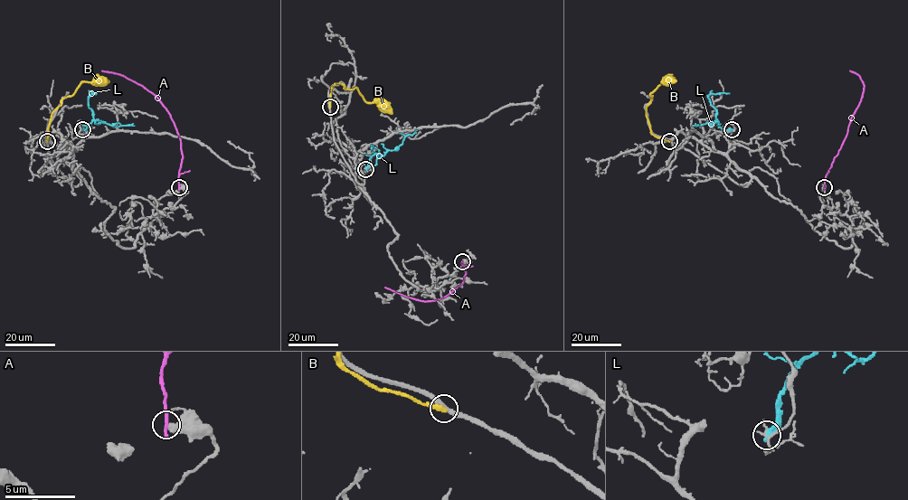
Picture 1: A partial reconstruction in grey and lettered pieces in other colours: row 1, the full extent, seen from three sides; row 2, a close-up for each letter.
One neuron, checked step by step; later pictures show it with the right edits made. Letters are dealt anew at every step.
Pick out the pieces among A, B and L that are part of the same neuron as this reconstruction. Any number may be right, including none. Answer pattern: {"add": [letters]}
{"add": []}

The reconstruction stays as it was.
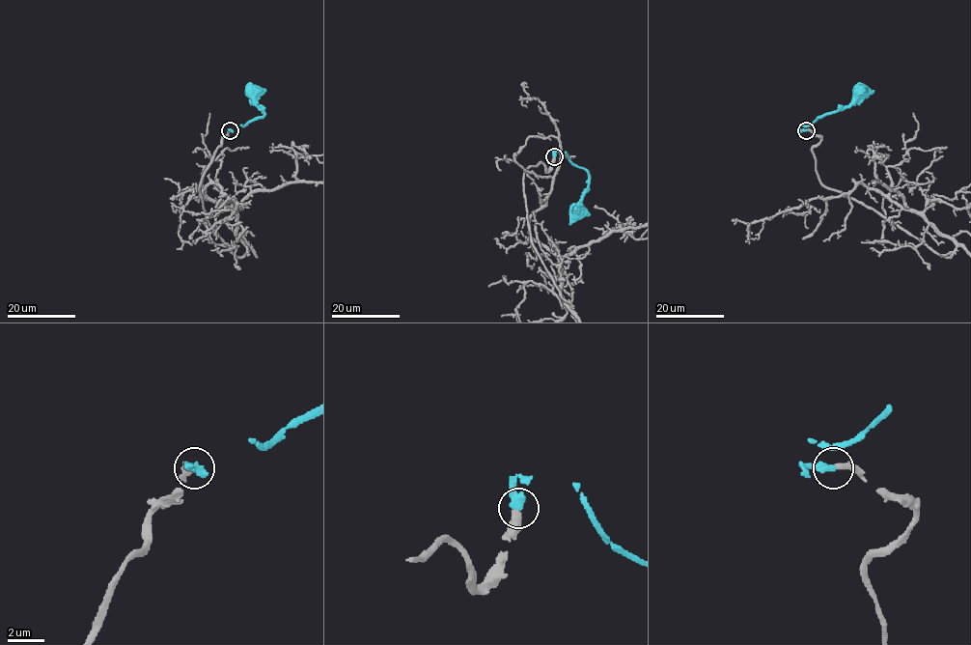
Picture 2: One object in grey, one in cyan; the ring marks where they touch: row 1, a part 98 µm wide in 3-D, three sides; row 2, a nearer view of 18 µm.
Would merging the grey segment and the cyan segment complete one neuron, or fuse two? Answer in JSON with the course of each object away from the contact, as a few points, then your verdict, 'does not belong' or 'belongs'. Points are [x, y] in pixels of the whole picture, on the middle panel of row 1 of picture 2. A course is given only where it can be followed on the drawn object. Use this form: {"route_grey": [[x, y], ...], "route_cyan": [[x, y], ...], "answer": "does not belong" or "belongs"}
{"route_grey": [[554, 156], [523, 174], [523, 194], [568, 307], [560, 259], [613, 231]], "route_cyan": [[554, 156], [555, 152], [565, 152], [569, 159], [587, 172], [588, 185], [578, 210]], "answer": "belongs"}

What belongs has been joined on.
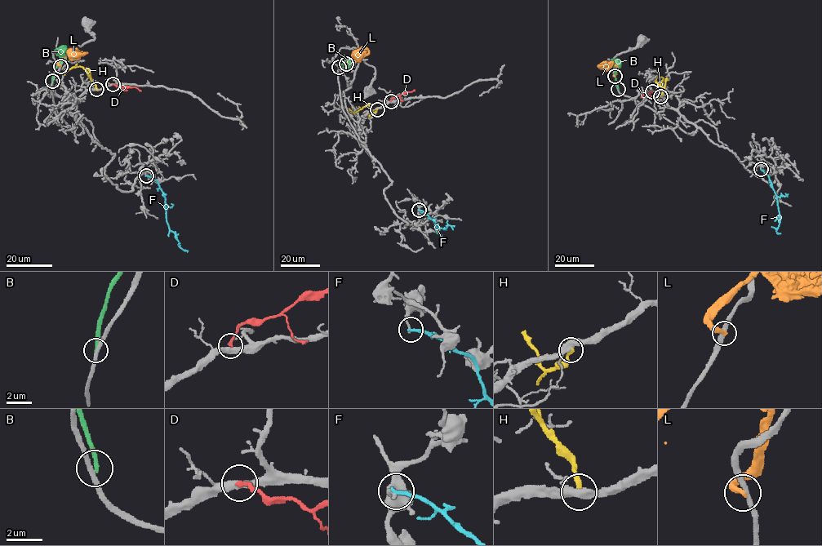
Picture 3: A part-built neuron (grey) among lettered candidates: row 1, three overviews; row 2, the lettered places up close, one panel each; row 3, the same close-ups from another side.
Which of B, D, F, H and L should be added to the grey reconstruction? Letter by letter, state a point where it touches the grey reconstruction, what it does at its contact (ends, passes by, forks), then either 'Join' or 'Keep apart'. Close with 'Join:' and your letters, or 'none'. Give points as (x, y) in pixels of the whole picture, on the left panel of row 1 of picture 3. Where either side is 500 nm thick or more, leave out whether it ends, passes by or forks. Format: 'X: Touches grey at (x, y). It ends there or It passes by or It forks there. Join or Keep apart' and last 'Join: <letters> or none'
B: Touches grey at (52, 81). It ends there. Keep apart
D: Touches grey at (113, 84). It ends there. Keep apart
F: Touches grey at (146, 175). It passes by. Keep apart
H: Touches grey at (96, 89). It ends there. Keep apart
L: Touches grey at (60, 66). It ends there. Keep apart
Join: none

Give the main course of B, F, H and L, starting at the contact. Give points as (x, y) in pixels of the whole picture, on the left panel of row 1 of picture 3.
B: (51, 81), (55, 68), (63, 59), (58, 52)
F: (146, 175), (158, 182), (165, 198), (169, 228), (176, 237), (179, 246), (186, 250)
H: (96, 89), (82, 68), (73, 67), (64, 75)
L: (60, 65), (57, 64), (69, 50), (86, 52)

